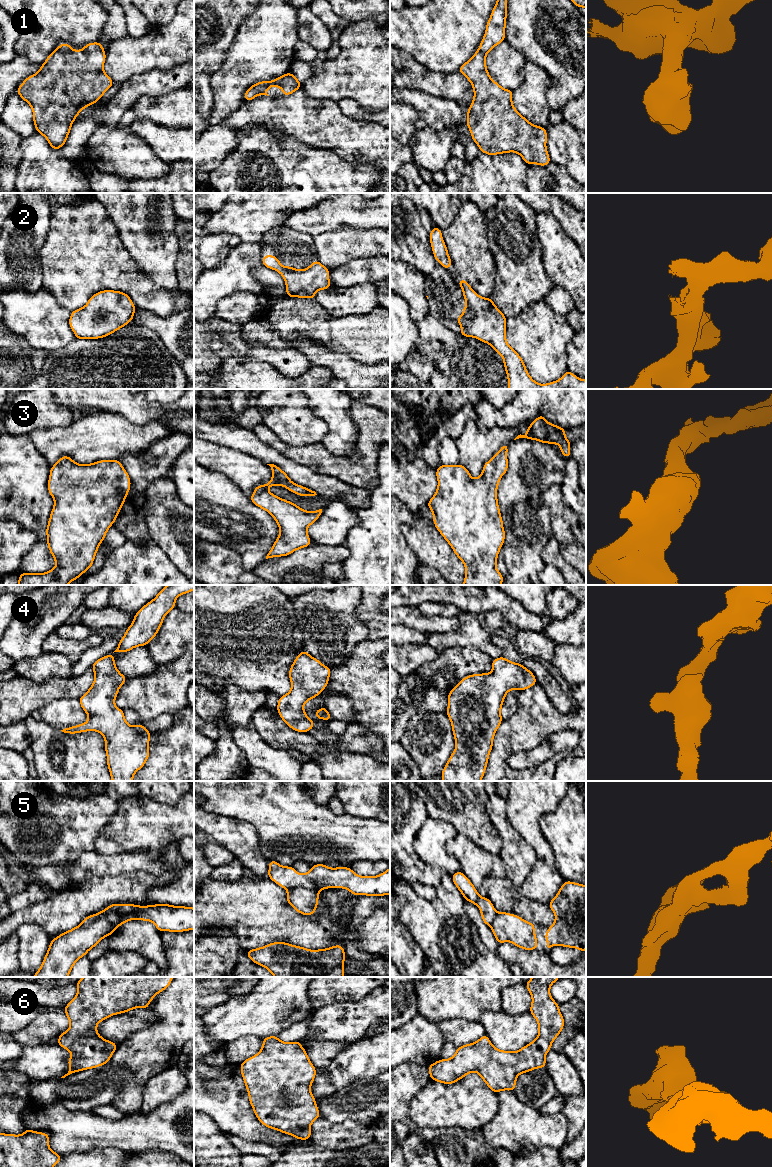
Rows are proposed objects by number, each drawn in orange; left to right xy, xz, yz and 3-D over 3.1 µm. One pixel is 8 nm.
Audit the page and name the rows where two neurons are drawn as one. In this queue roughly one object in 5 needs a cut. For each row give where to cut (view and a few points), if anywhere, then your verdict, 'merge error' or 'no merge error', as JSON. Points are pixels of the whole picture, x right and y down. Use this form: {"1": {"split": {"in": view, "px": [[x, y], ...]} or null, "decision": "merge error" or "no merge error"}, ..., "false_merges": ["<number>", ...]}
{"1": {"split": null, "decision": "no merge error"}, "2": {"split": null, "decision": "no merge error"}, "3": {"split": null, "decision": "no merge error"}, "4": {"split": null, "decision": "no merge error"}, "5": {"split": {"in": "xy", "px": [[80, 925], [88, 925], [97, 919], [105, 917], [115, 928]]}, "decision": "merge error"}, "6": {"split": null, "decision": "no merge error"}, "false_merges": ["5"]}

